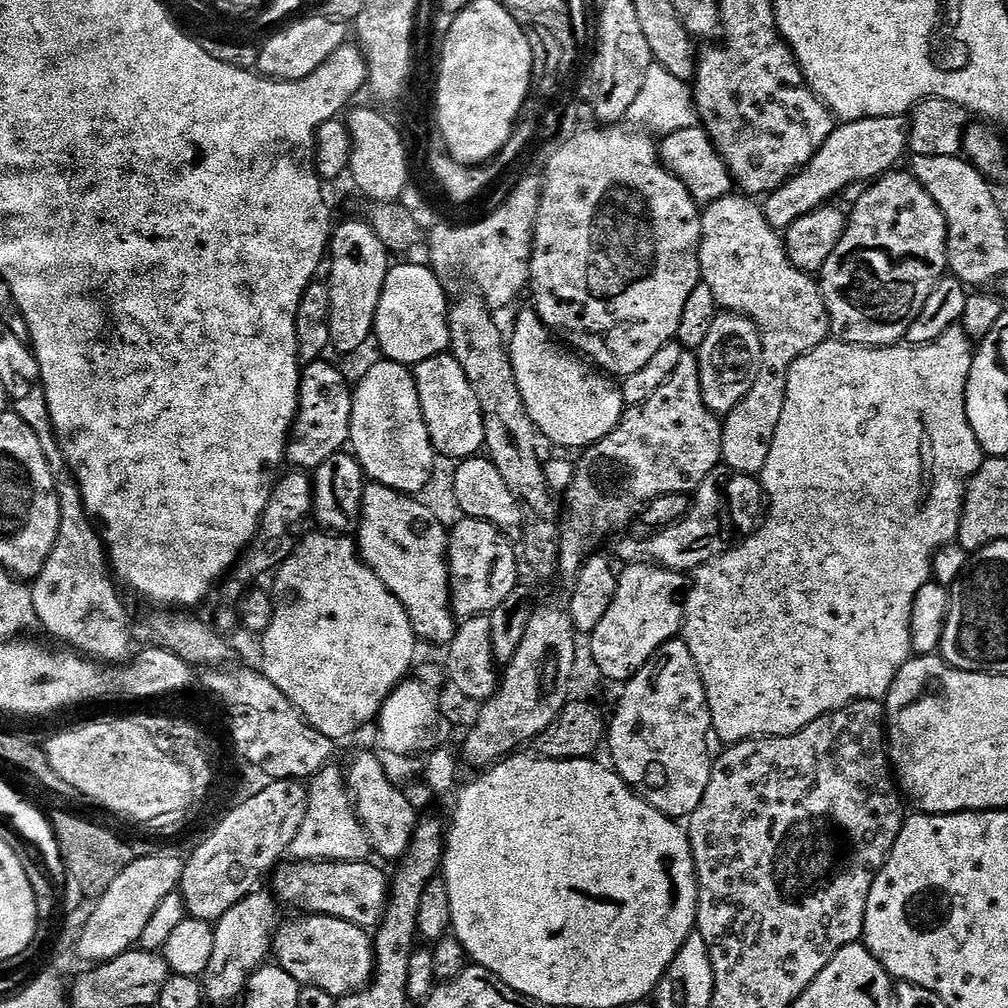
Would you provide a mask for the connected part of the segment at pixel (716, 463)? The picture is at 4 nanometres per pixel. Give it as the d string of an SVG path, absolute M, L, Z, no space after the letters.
M685 350L678 370L646 402L633 404L616 428L579 453L576 469L562 500L558 572L575 577L585 560L607 536L620 532L662 494L695 493L698 485L721 467L721 417L702 402L700 362L697 353Z

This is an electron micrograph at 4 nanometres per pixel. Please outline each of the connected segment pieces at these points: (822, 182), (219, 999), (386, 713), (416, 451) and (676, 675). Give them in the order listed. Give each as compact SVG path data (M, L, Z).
M883 116L882 118L862 118L837 123L835 130L826 138L818 154L805 168L789 176L780 188L763 197L762 207L766 222L777 230L786 230L806 214L825 207L839 192L847 190L851 184L880 179L893 171L903 158L908 147L909 121L904 116Z
M263 890L251 892L242 902L238 902L214 924L214 951L210 966L206 966L202 977L204 998L210 1005L228 1004L243 997L248 979L258 969L264 967L272 952L272 937L282 923L281 909L275 895Z
M406 678L389 694L379 715L381 721L388 720L382 732L383 750L415 758L431 754L447 745L444 743L454 735L453 726L446 722L446 718L440 713L437 697L428 692L431 691L423 685Z
M377 360L354 384L350 448L369 481L399 492L419 494L438 467L438 453L426 430L416 378L409 365Z
M682 638L666 642L623 688L616 713L610 716L606 728L606 752L608 748L612 755L611 767L631 786L633 792L662 814L673 818L692 816L694 810L698 810L698 802L702 802L702 794L706 794L714 756L708 753L708 736L710 740L713 735L712 715L690 646L686 646Z

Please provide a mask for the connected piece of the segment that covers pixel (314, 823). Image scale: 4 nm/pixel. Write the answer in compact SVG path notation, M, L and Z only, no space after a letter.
M331 764L311 777L308 790L306 817L289 848L295 860L362 861L372 852L370 839L356 816L348 796L343 771Z

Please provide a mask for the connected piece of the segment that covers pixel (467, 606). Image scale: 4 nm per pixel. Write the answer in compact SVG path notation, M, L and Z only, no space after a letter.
M459 520L448 533L448 577L452 587L452 615L465 621L488 613L514 591L521 579L522 564L513 541L490 522Z

